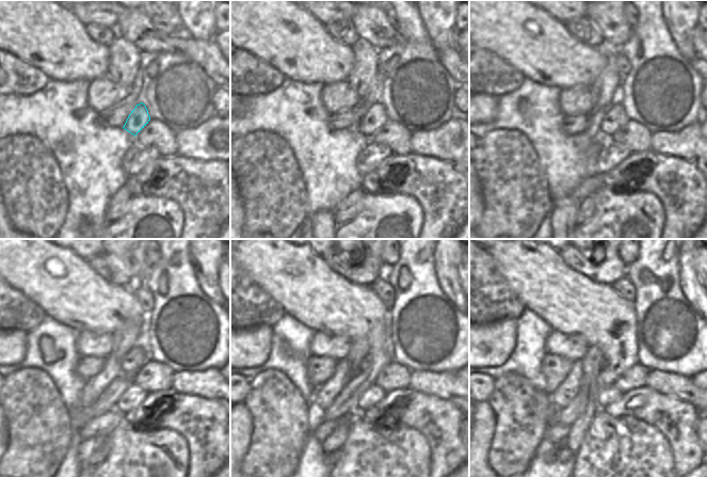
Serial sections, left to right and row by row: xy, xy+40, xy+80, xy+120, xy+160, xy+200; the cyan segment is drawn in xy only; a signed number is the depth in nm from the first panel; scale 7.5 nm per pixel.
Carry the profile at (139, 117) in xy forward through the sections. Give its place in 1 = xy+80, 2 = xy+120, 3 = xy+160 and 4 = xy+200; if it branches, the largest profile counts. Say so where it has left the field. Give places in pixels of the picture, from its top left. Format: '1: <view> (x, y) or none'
1: xy+80 (615, 116)
2: xy+120 (137, 356)
3: xy+160 (366, 362)
4: xy+200 (604, 363)

